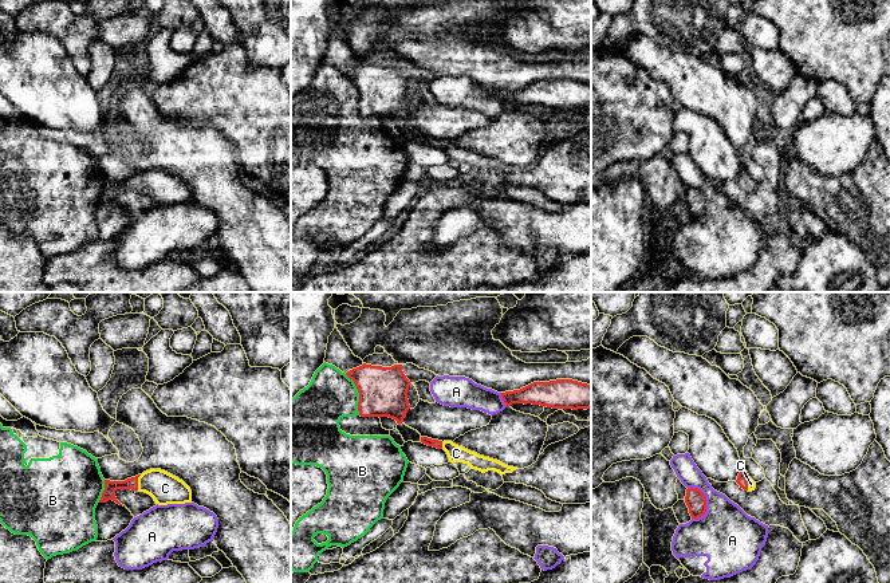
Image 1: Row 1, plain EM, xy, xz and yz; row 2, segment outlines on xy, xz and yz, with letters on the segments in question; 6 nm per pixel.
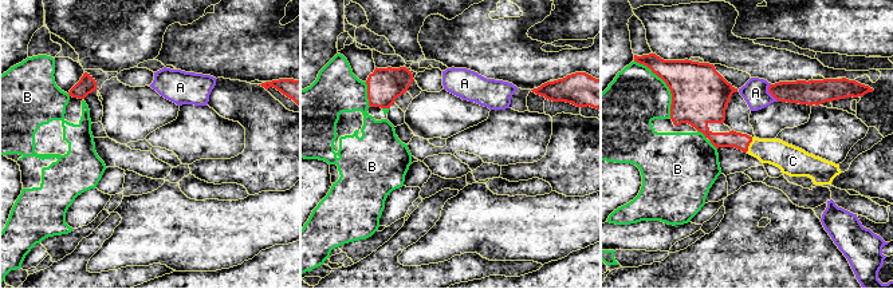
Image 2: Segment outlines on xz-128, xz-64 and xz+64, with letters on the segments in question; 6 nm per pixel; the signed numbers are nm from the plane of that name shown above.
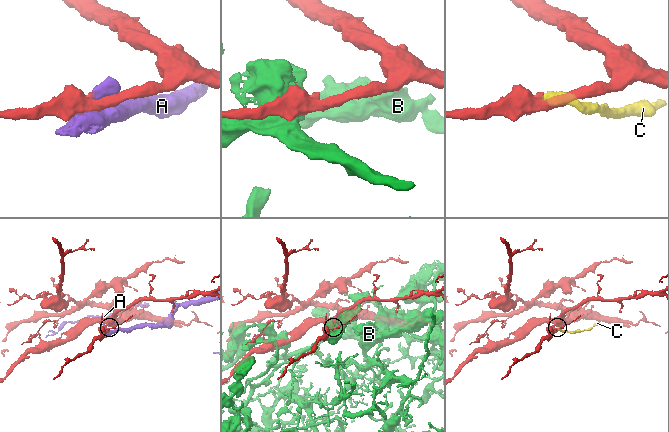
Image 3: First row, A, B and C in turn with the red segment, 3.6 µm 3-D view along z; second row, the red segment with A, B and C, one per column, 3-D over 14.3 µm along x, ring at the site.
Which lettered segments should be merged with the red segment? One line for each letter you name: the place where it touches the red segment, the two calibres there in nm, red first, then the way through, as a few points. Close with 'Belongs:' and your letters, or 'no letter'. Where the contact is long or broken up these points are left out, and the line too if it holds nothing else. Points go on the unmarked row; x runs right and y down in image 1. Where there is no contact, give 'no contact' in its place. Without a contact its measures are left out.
C: xy (137, 182) | 80/190 nm | across xy (110, 186), (137, 182), (157, 182), (165, 188)
Belongs: C

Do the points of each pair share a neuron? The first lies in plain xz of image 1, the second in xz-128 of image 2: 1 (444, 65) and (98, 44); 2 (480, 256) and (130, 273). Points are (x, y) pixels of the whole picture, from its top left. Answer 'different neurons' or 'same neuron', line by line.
1: different neurons
2: same neuron

